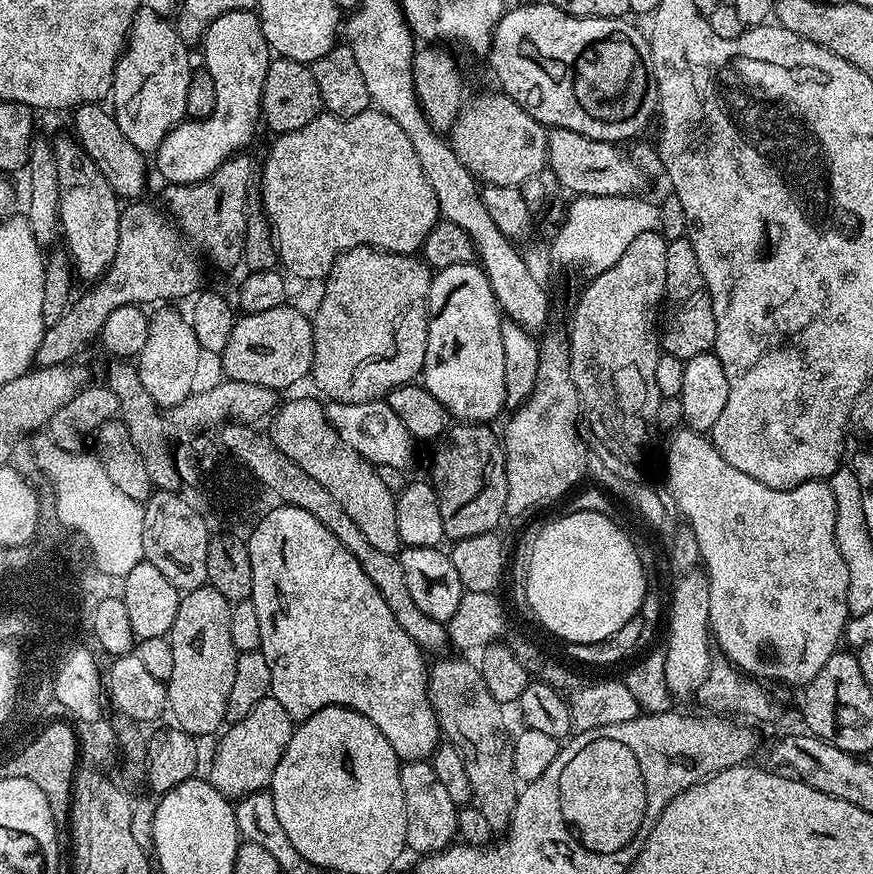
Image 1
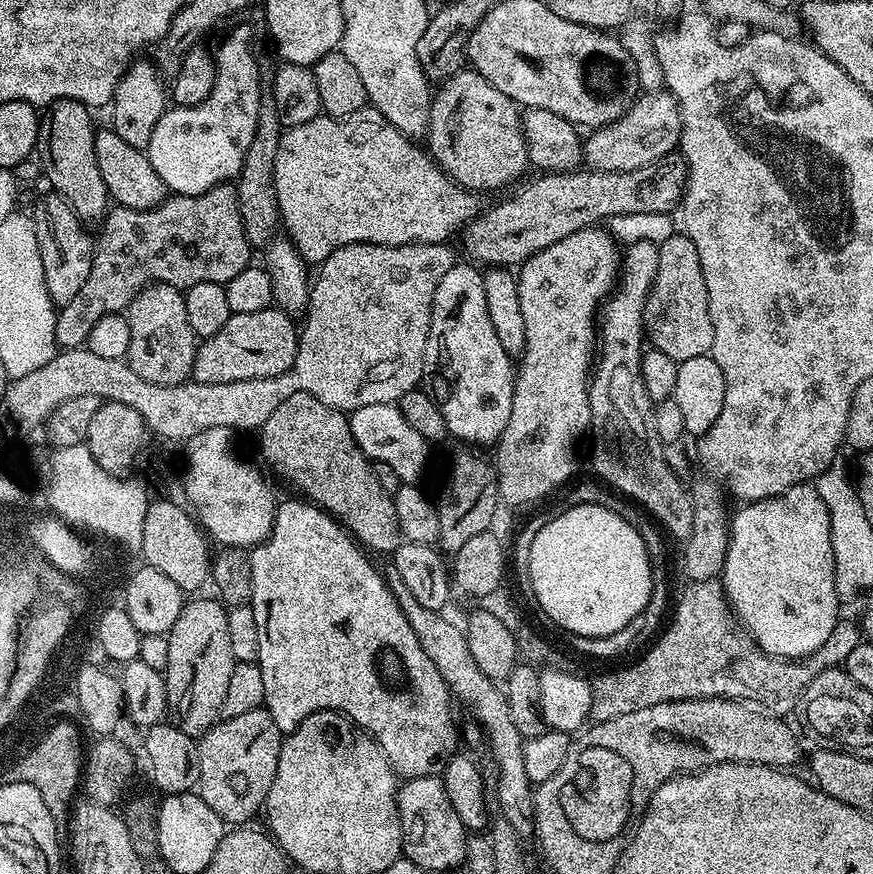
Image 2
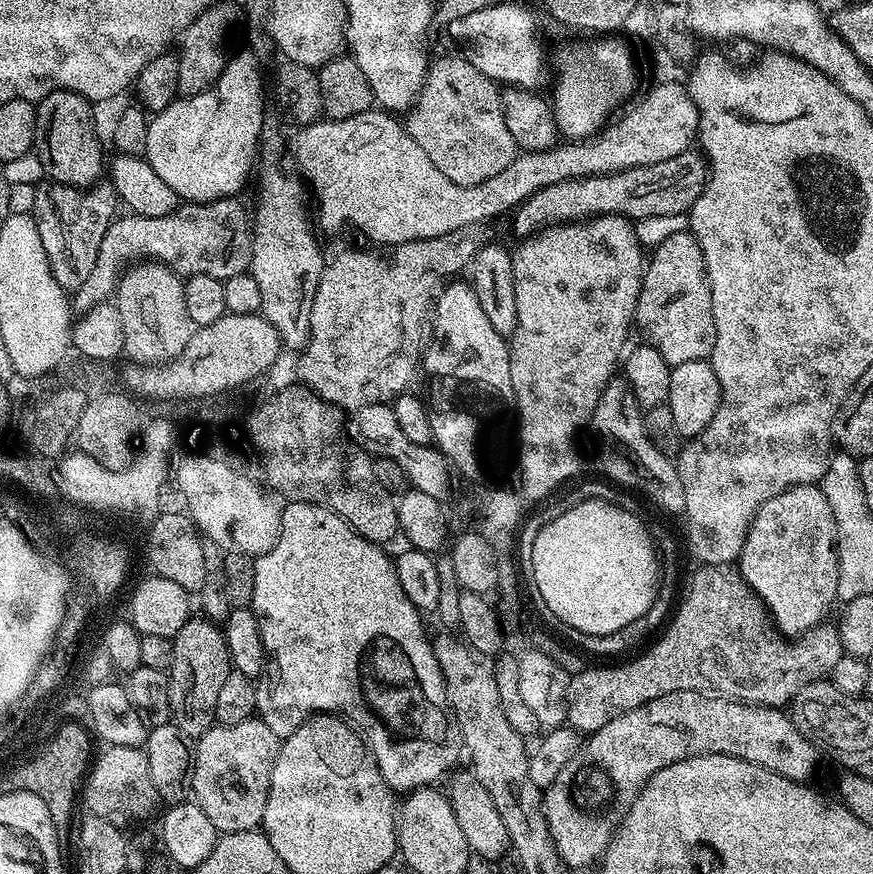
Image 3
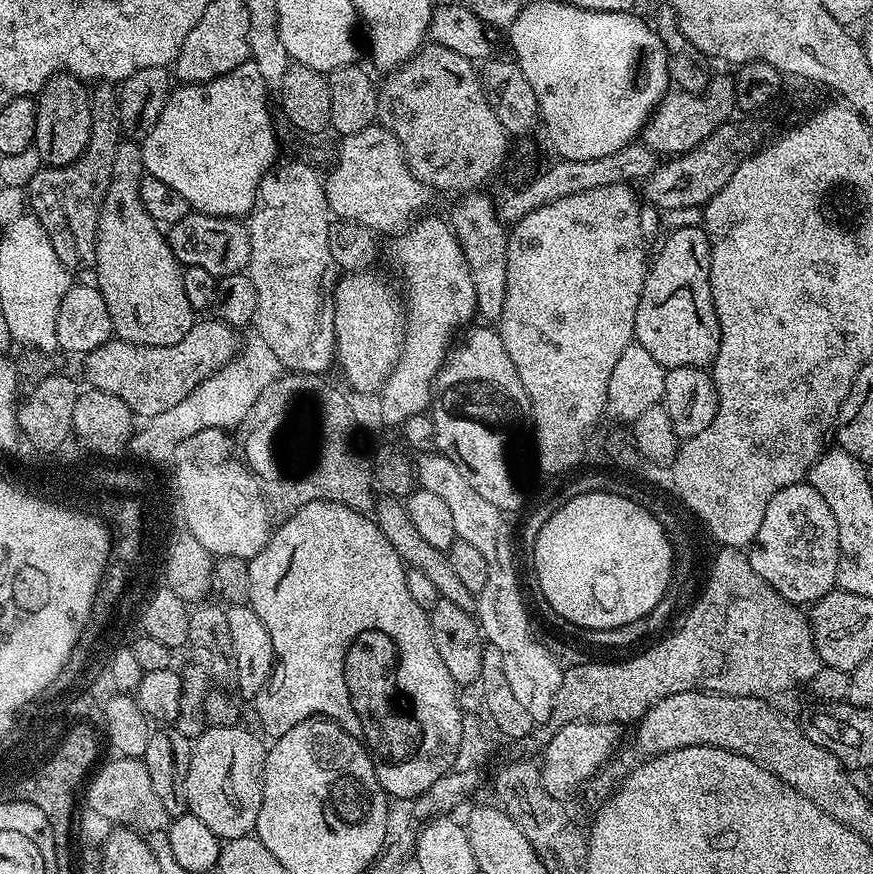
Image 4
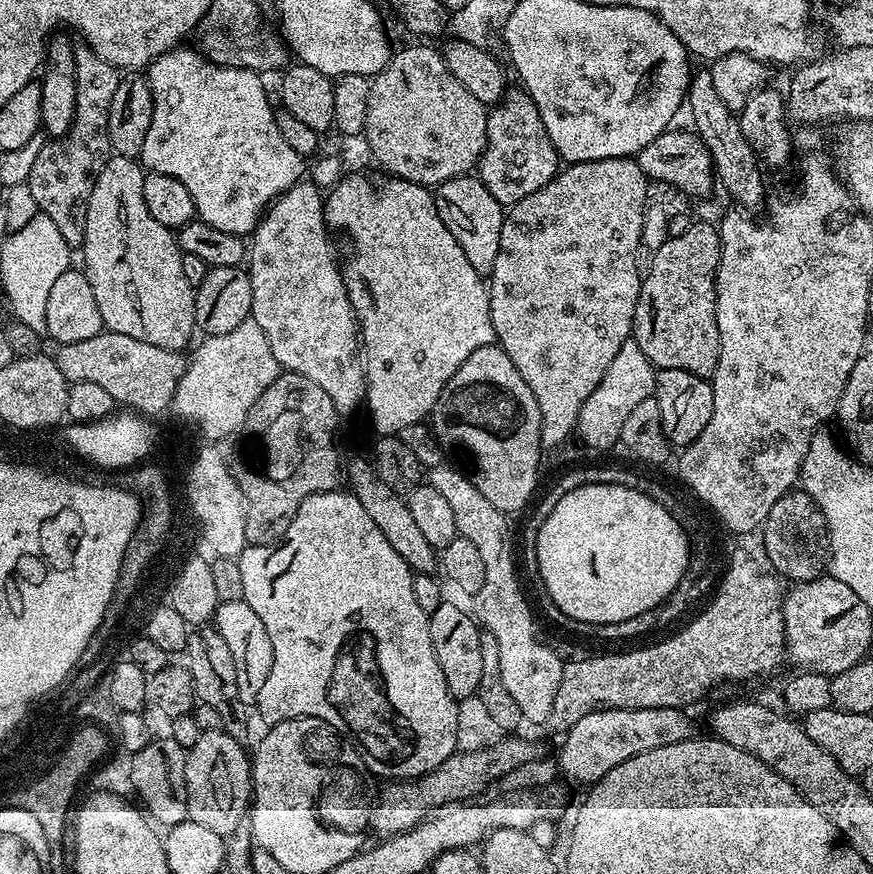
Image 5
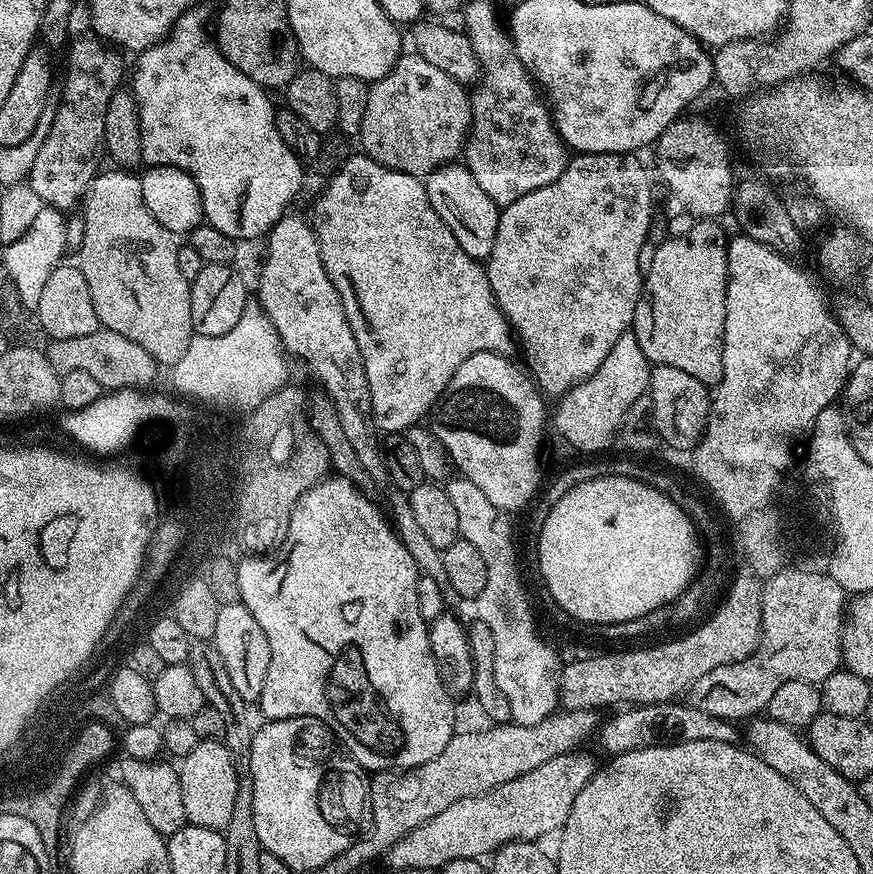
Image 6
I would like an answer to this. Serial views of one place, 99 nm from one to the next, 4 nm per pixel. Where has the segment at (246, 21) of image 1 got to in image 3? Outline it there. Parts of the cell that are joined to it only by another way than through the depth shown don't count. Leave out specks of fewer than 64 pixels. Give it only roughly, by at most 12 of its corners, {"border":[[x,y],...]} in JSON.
{"border":[[262,61],[148,120],[144,156],[181,201],[239,197],[258,160]]}

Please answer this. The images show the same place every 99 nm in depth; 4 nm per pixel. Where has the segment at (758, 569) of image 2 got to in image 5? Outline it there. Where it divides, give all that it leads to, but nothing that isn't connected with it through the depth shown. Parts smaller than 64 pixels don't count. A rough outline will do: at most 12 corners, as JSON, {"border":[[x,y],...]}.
{"border":[[802,490],[774,502],[762,533],[785,581],[825,571],[828,527]]}

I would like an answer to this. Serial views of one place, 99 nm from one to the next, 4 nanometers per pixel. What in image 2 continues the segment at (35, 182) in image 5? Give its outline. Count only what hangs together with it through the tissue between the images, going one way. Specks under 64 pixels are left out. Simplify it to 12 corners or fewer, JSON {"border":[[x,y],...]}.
{"border":[[63,196],[30,212],[46,290],[65,308],[90,275],[93,237]]}

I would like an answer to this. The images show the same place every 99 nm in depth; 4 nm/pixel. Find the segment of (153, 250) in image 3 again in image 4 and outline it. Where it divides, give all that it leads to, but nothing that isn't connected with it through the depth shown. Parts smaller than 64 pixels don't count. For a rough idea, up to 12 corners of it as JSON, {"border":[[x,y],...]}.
{"border":[[189,211],[167,229],[184,267],[216,277],[250,262],[247,223]]}

